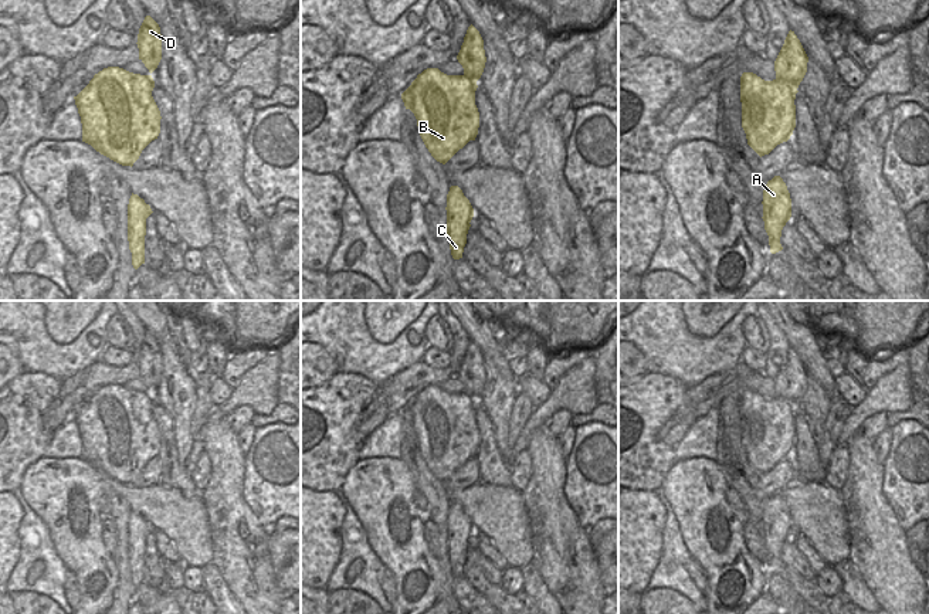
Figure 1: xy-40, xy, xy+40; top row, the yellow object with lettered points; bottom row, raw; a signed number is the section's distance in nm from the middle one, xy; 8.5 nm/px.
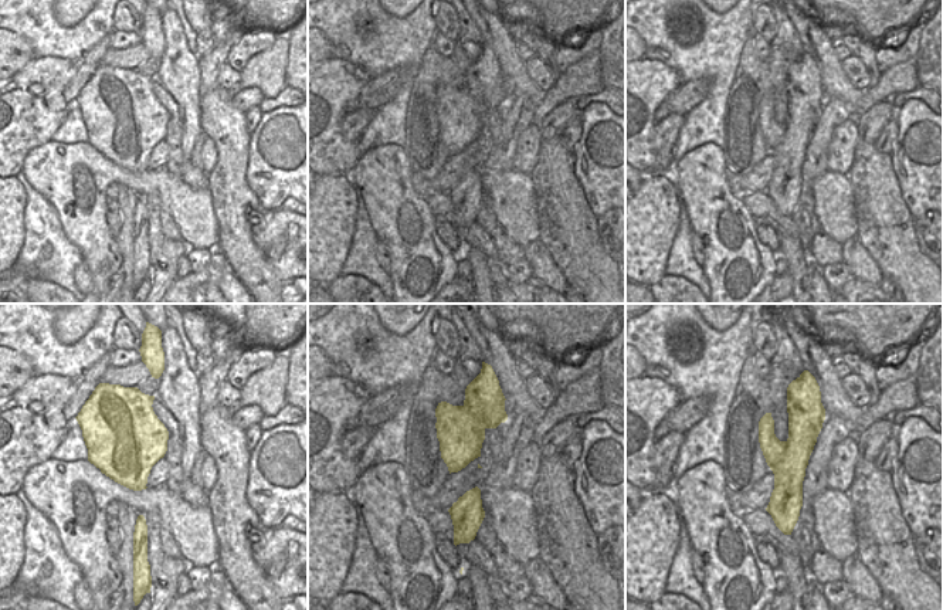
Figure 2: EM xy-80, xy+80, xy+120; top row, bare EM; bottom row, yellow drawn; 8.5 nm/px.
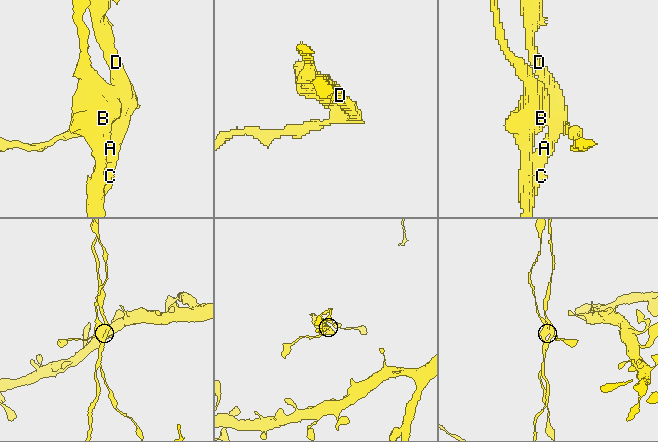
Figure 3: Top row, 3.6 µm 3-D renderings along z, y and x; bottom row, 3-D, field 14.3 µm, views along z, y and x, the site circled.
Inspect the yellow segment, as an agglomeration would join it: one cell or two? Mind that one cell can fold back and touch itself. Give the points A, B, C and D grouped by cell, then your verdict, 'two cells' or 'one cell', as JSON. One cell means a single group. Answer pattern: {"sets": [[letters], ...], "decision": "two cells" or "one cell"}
{"sets": [["A", "C", "D"], ["B"]], "decision": "two cells"}

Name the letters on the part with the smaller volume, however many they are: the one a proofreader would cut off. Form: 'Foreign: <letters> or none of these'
Foreign: A, C, D

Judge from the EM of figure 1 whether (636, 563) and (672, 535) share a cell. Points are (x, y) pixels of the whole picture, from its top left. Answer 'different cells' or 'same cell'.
different cells

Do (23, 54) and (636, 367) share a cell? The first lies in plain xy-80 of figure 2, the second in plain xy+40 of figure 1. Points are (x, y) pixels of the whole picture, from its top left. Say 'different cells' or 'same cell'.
same cell

